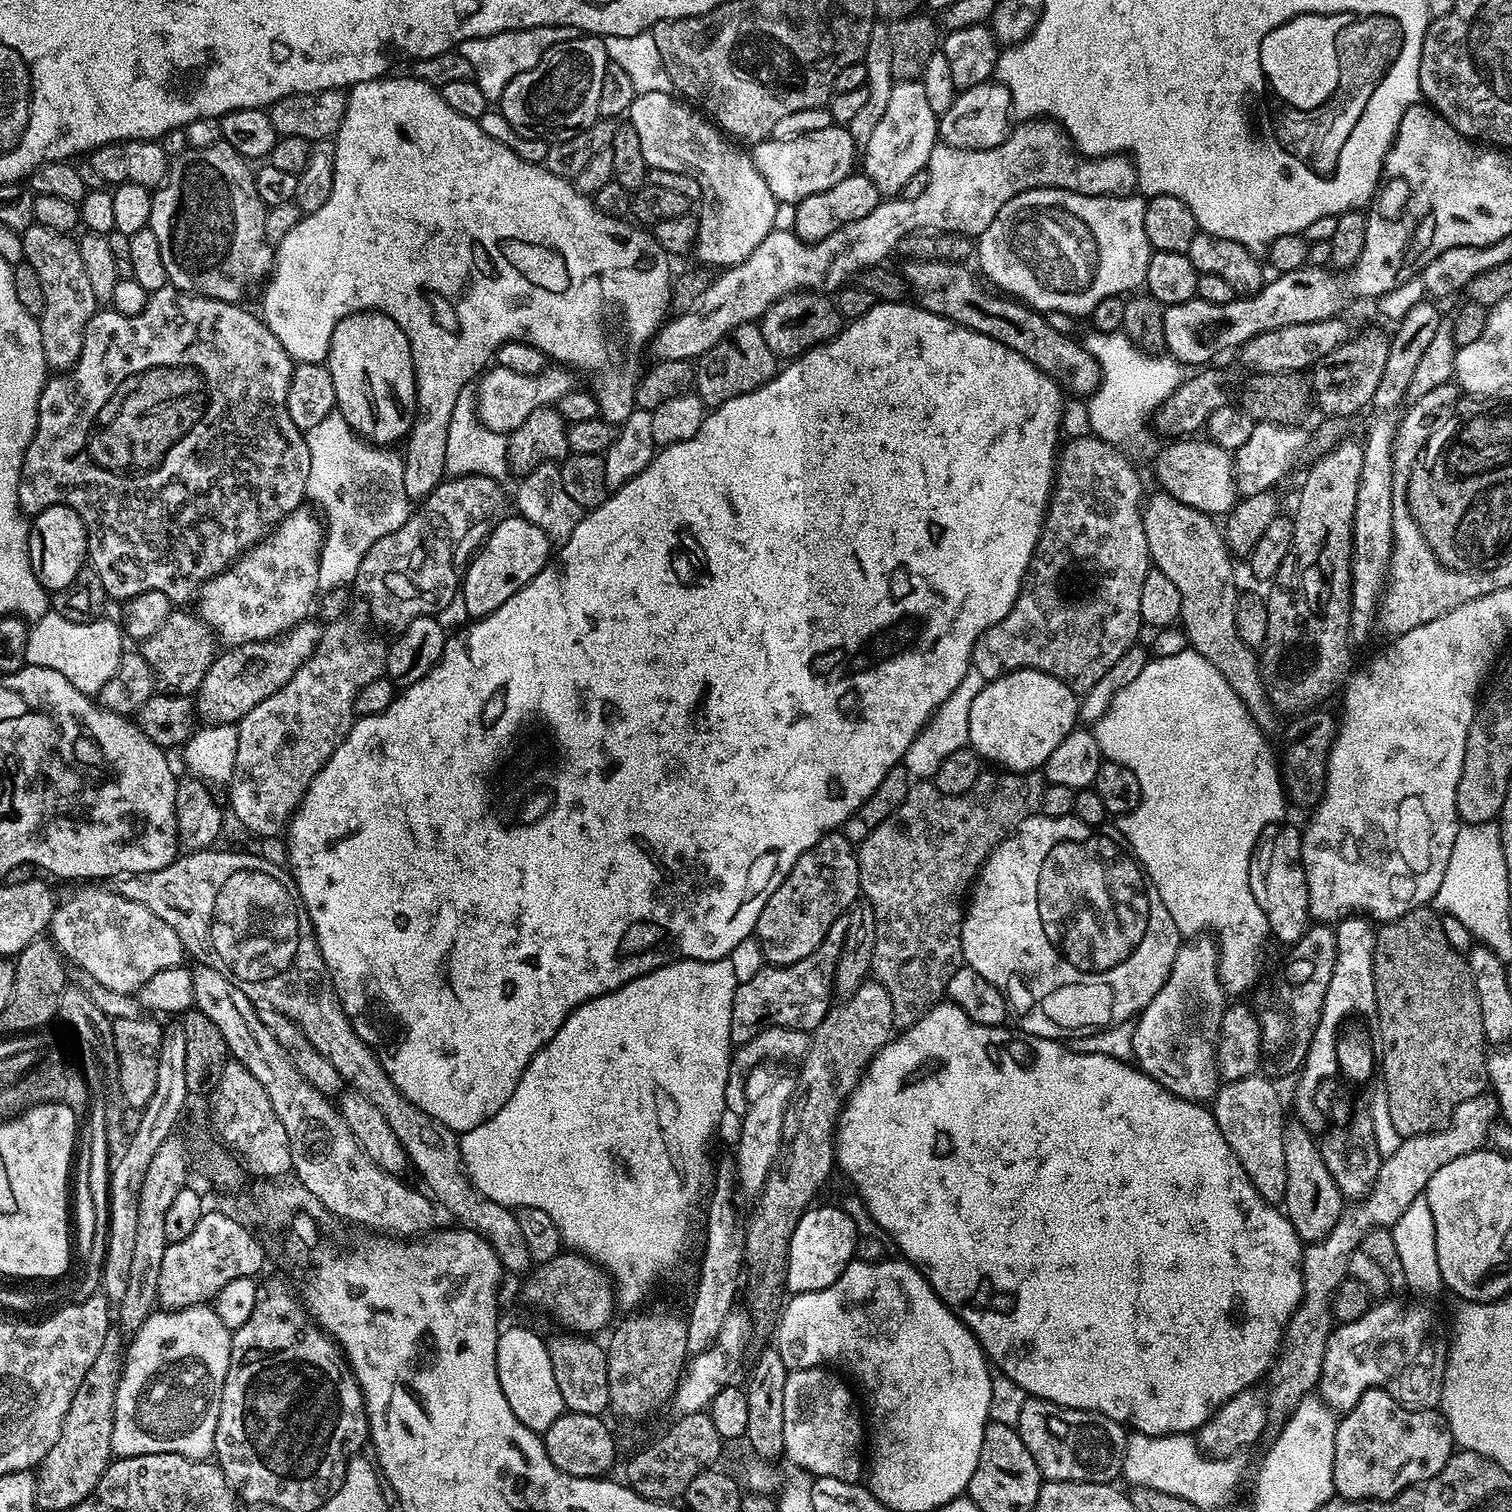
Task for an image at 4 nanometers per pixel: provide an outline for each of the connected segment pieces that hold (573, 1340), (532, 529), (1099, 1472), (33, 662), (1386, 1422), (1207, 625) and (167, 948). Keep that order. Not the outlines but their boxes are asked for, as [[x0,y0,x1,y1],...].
[[547,1334,610,1416],[462,514,550,617],[1015,1398,1129,1484],[26,611,125,697],[1332,1388,1454,1500],[1142,490,1274,726],[50,886,186,994]]

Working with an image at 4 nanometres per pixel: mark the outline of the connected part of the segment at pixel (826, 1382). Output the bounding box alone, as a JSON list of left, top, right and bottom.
[783,1367,866,1483]

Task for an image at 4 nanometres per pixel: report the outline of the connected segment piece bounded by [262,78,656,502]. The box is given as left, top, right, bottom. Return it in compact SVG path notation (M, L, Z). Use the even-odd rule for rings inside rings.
M388 79L367 80L355 85L347 93L346 114L334 137L334 190L330 190L330 198L326 198L326 203L319 210L301 215L298 226L294 226L294 230L290 230L290 234L286 234L286 238L282 238L282 242L275 249L274 271L263 289L262 319L278 338L278 342L282 342L293 361L299 363L319 364L327 361L334 326L338 326L342 318L355 312L385 312L389 321L406 334L416 375L416 415L412 417L412 429L407 434L406 443L403 445L405 448L402 448L404 485L409 501L419 502L429 496L440 485L441 480L445 479L447 427L459 395L489 367L490 357L507 340L538 346L538 350L548 355L549 361L585 372L588 375L587 387L596 400L599 415L617 426L623 424L626 417L632 413L636 402L636 383L645 367L646 352L636 352L636 356L628 356L628 348L584 348L584 344L576 348L576 344L572 344L572 348L568 348L568 356L564 356L564 340L560 340L560 328L564 328L564 324L560 324L560 316L564 316L564 304L560 304L560 272L564 272L564 236L568 236L568 280L572 280L572 272L580 272L580 260L584 260L584 304L568 304L568 316L572 316L572 308L584 308L584 320L588 320L588 328L608 328L608 336L612 336L612 328L636 328L636 324L628 324L628 308L632 308L632 320L636 320L636 300L620 300L620 288L632 288L632 292L636 292L636 284L628 284L628 280L640 280L640 292L644 292L644 276L652 276L652 268L644 268L644 264L656 264L656 260L648 256L648 248L644 248L644 244L620 244L620 236L608 236L612 228L625 228L629 223L627 219L600 212L593 201L569 181L550 174L547 168L539 164L531 164L518 158L514 150L502 146L502 142L494 142L494 138L487 134L482 134L475 121L462 118L462 114L450 110L427 84L395 84ZM616 316L624 316L624 324L616 324Z

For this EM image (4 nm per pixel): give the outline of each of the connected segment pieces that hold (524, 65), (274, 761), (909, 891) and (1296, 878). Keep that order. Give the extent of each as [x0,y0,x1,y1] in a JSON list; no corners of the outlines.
[[458,24,582,102],[227,618,388,836],[858,770,1045,1025],[1262,823,1310,946]]

